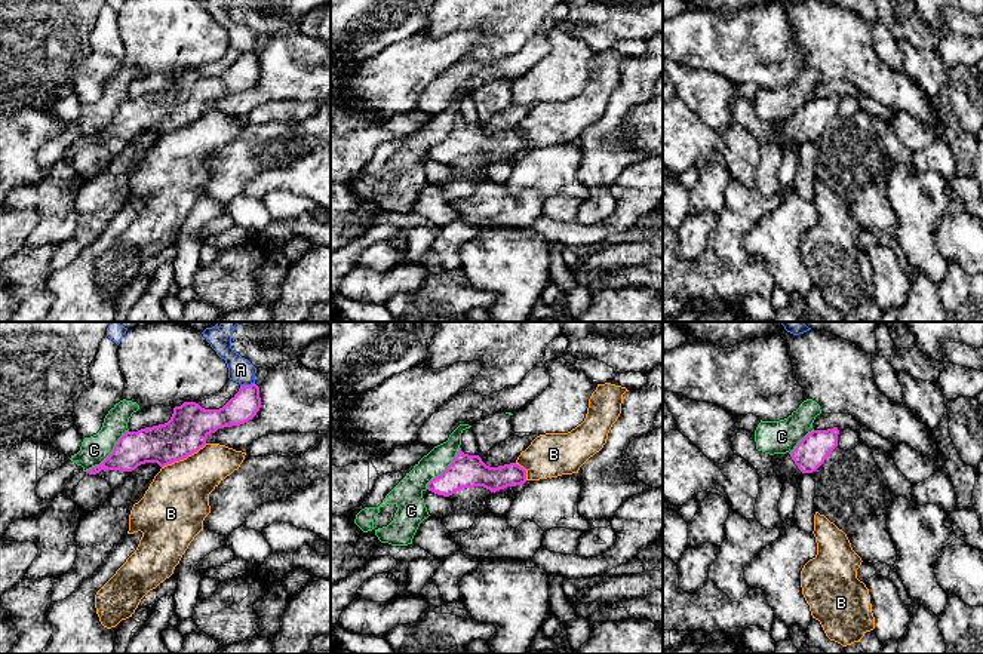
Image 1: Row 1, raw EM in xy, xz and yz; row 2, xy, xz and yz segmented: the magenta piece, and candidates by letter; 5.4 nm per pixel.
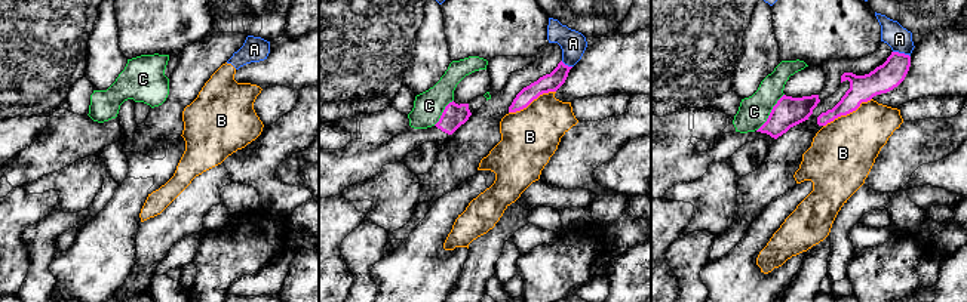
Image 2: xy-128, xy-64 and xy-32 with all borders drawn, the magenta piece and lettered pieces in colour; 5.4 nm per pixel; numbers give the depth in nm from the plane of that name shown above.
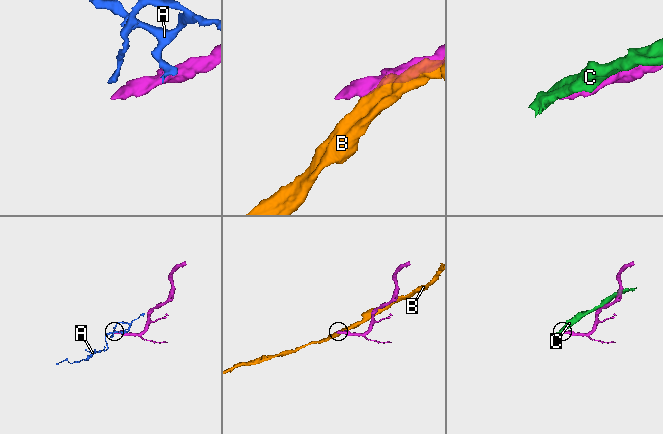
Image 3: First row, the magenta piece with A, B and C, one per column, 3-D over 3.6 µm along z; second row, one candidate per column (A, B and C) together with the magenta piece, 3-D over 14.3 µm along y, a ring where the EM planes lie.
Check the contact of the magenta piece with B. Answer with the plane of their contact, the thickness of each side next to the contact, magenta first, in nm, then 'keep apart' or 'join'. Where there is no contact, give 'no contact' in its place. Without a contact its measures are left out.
meets magenta in xy; 220 nm thick on the magenta side, 360 nm on the other; keep apart

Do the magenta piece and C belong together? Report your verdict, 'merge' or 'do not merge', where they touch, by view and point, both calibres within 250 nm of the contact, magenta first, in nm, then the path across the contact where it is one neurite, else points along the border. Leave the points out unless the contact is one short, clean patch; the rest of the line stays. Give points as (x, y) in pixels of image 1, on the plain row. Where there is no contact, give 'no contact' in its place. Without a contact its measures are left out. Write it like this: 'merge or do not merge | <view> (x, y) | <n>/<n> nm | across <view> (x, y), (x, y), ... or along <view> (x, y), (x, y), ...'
do not merge | xy (110, 122) | 190/150 nm | along xy (128, 97), (98, 132), (85, 138)

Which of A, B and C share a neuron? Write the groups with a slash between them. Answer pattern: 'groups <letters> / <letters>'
groups A B / C

